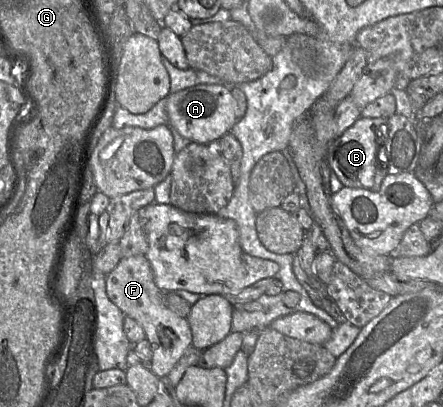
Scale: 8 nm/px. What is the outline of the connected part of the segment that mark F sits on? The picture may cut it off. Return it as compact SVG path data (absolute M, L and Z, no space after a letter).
M145 255L123 257L106 276L107 295L123 312L137 320L146 332L153 350L151 371L165 378L184 352L192 345L192 331L187 318L177 315L166 305L166 293L154 281L151 264Z

